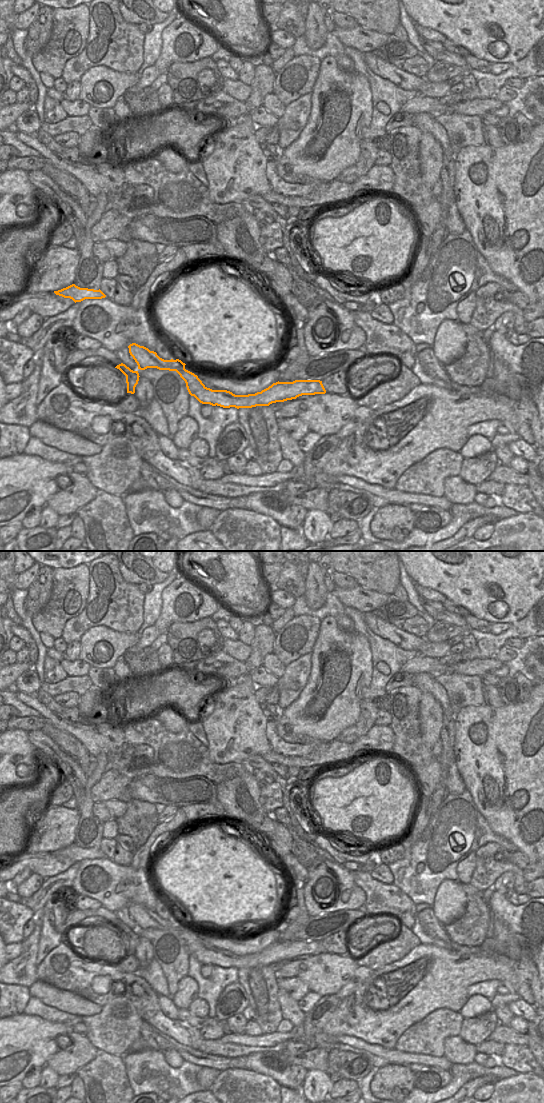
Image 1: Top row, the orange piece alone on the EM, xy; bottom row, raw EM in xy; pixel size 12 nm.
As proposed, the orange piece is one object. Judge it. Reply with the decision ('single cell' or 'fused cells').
fused cells

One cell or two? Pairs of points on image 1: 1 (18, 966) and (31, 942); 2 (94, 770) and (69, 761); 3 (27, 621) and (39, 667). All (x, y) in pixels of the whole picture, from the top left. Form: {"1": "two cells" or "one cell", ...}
{"1": "one cell", "2": "two cells", "3": "one cell"}

